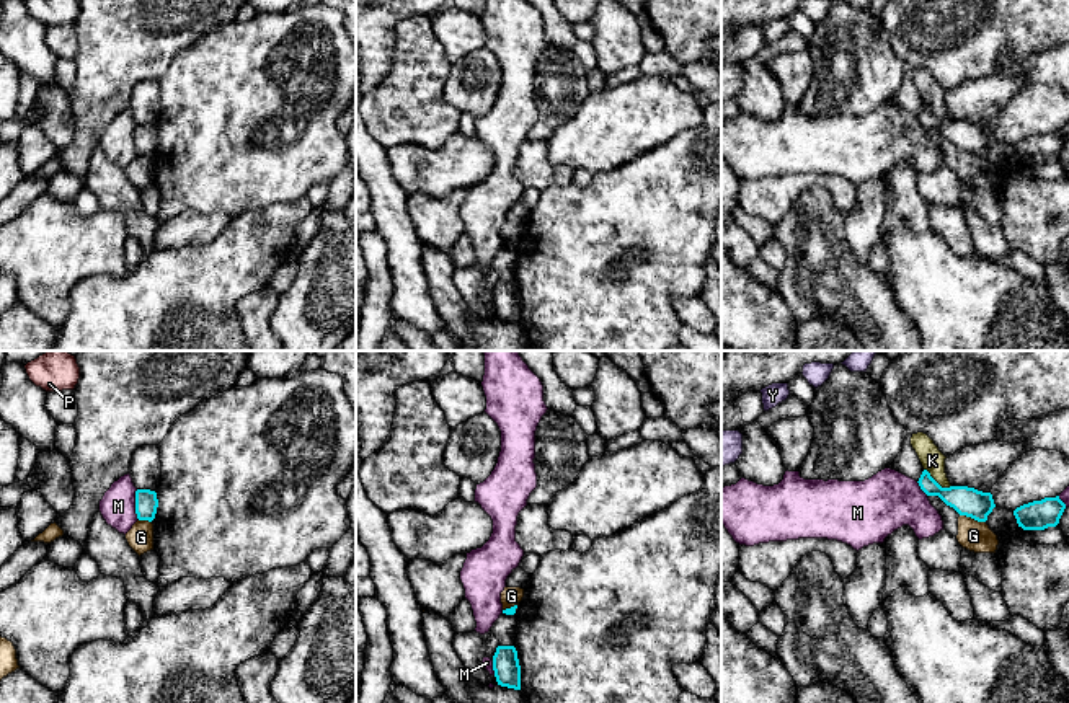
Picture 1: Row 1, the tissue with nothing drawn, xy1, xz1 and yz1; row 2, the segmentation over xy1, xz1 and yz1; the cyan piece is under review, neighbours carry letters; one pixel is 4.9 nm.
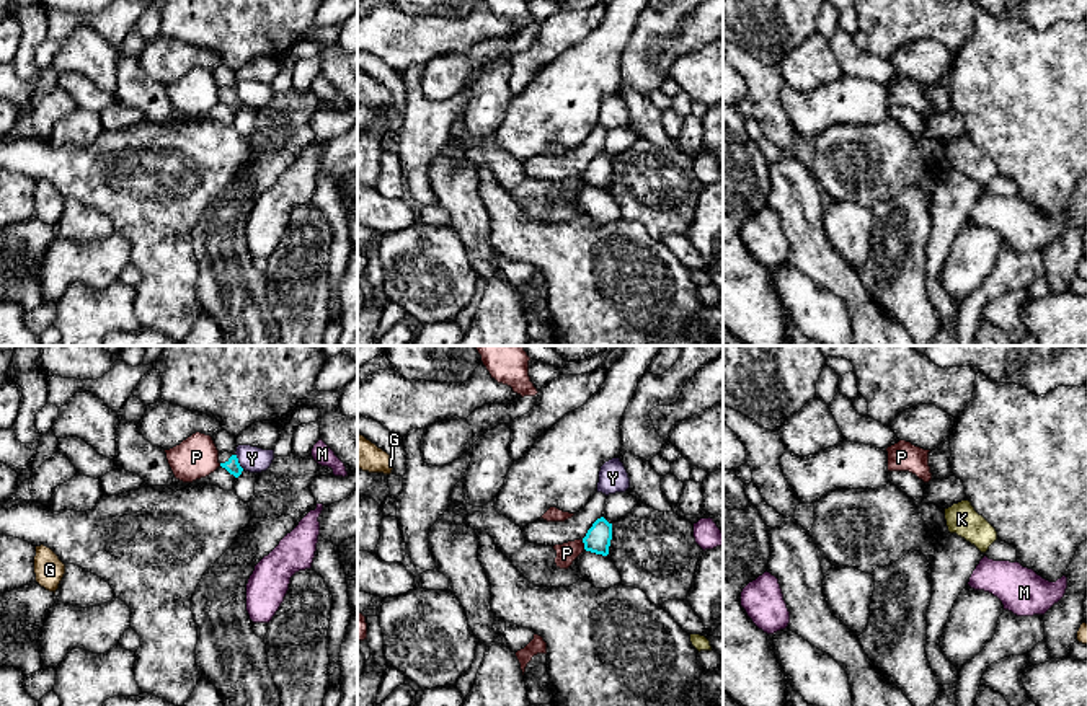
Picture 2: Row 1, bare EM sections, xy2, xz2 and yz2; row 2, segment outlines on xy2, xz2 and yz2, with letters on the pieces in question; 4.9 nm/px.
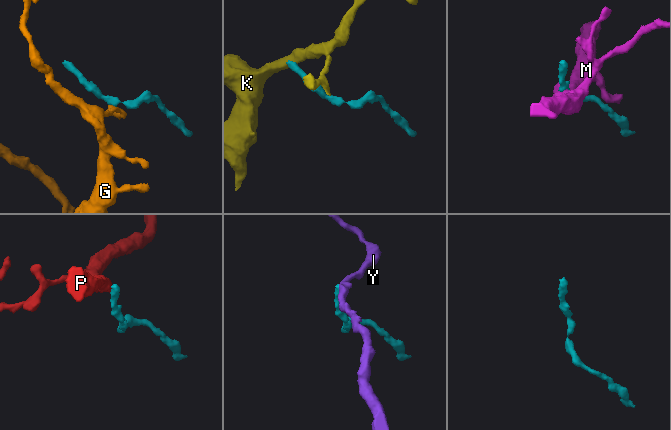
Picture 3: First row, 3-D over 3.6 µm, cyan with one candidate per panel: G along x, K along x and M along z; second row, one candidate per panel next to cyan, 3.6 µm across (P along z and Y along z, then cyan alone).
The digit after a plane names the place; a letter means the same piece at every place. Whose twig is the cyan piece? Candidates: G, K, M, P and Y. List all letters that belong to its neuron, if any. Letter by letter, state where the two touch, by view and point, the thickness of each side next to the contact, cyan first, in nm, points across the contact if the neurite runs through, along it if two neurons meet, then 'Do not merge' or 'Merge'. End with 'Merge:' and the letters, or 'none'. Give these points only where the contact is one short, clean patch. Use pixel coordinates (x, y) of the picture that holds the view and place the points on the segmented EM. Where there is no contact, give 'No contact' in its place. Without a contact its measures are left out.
G: Touches cyan at yz1 (973, 517). Thickness 140 nm (cyan) against 150 nm. Boundary: yz1 (960, 514), (984, 522). Do not merge
K: Touches cyan at yz1 (935, 481). Thickness 140 nm (cyan) against 120 nm. Do not merge
M: Touches cyan at xy1 (136, 504). Thickness 110 nm (cyan) against 180 nm. Do not merge
P: Touches cyan at xz2 (585, 545). Thickness 130 nm (cyan) against 100 nm. Boundary: xz2 (581, 540), (585, 548). Do not merge
Y: Touches cyan at xy2 (237, 462). Thickness 70 nm (cyan) against 130 nm. Boundary: xy2 (235, 454), (244, 468). Do not merge
Merge: none

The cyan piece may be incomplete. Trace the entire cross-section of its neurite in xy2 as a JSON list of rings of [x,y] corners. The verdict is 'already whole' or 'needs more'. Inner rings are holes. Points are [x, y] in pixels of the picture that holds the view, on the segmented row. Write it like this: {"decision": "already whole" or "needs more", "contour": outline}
{"decision": "needs more", "contour": [[[220,452],[219,453],[219,463],[222,468],[225,468],[235,478],[238,478],[243,471],[235,453]]]}

